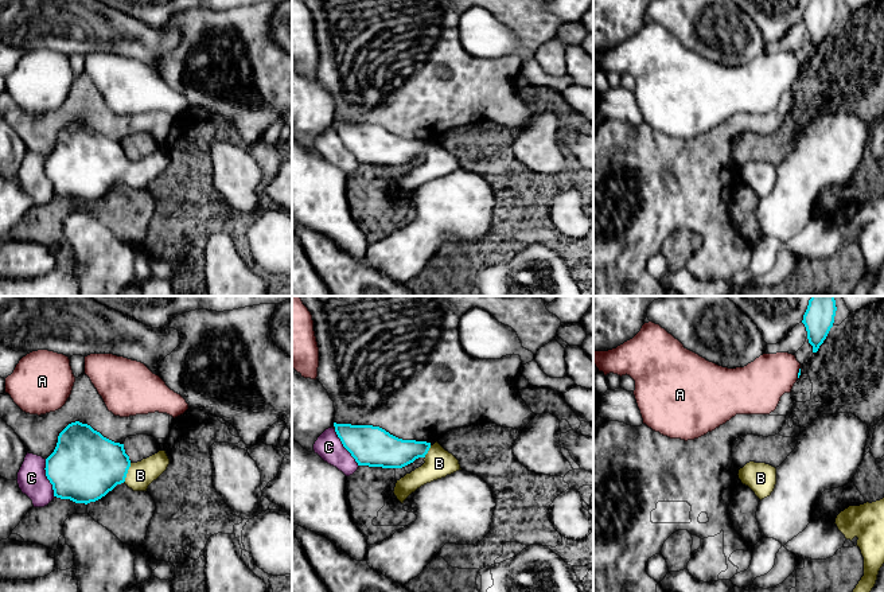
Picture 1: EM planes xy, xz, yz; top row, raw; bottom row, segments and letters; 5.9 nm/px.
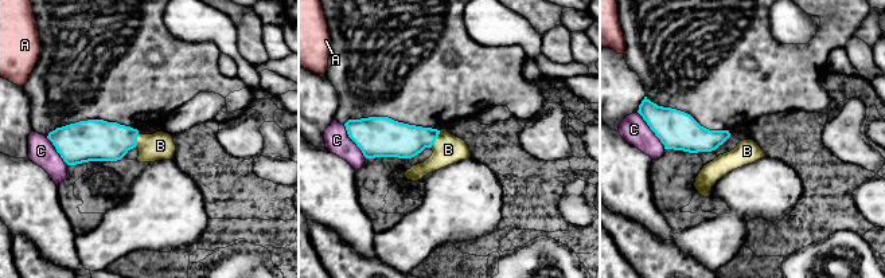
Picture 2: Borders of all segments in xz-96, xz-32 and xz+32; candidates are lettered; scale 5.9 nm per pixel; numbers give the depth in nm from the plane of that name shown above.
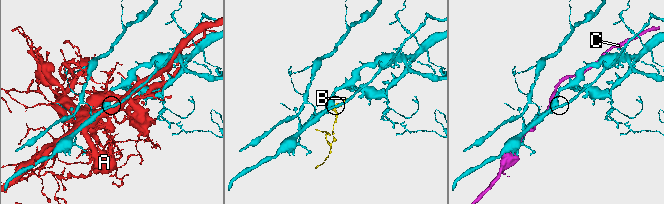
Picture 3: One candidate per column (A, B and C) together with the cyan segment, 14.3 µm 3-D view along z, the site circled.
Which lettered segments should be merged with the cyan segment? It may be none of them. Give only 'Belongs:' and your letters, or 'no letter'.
Belongs: B

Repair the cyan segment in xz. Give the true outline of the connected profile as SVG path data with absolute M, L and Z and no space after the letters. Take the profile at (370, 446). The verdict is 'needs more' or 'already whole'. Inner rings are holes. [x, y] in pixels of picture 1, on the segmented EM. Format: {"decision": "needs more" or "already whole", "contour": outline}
{"decision": "needs more", "contour": "M334 422L334 427L343 447L351 453L358 466L402 468L418 457L424 459L425 463L421 467L397 480L393 492L401 503L404 503L404 501L421 486L462 470L459 460L452 453L445 451L437 441L432 445L427 441L402 440L390 435L385 429L373 425Z"}

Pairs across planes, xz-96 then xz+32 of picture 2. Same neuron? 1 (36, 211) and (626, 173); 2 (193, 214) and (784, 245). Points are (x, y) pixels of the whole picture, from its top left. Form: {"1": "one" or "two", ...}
{"1": "one", "2": "two"}

